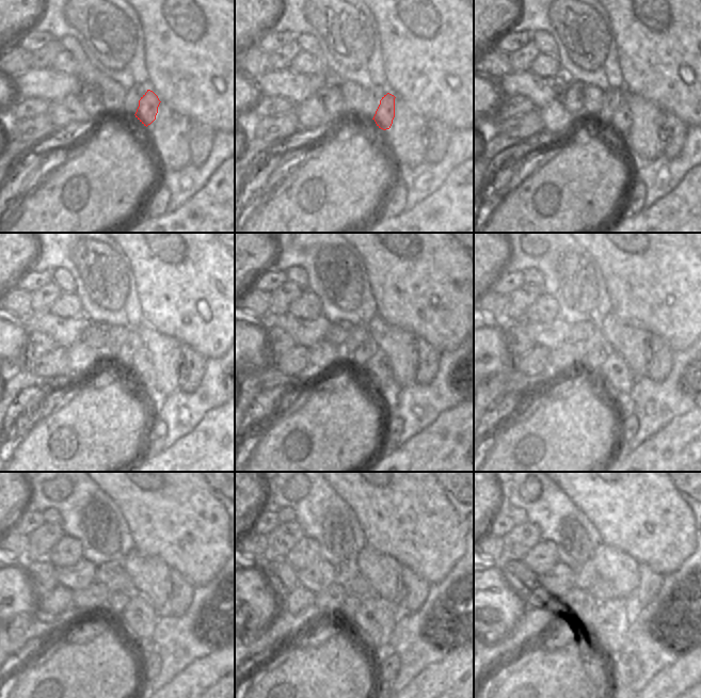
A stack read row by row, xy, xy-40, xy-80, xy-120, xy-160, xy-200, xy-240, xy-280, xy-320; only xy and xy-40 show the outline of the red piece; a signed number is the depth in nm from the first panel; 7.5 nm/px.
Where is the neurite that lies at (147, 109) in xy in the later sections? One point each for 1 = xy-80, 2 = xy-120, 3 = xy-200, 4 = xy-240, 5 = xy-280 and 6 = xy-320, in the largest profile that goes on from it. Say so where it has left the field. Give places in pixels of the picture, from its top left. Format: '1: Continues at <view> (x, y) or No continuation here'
1: Continues at xy-80 (621, 121)
2: Continues at xy-120 (142, 364)
3: Continues at xy-200 (615, 373)
4: Continues at xy-240 (139, 618)
5: Continues at xy-280 (373, 622)
6: Continues at xy-320 (609, 624).

